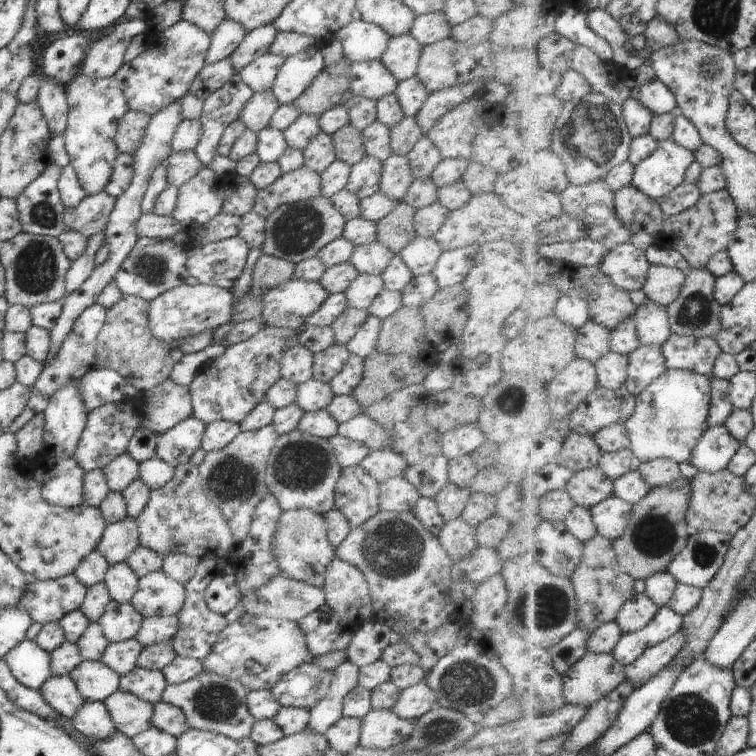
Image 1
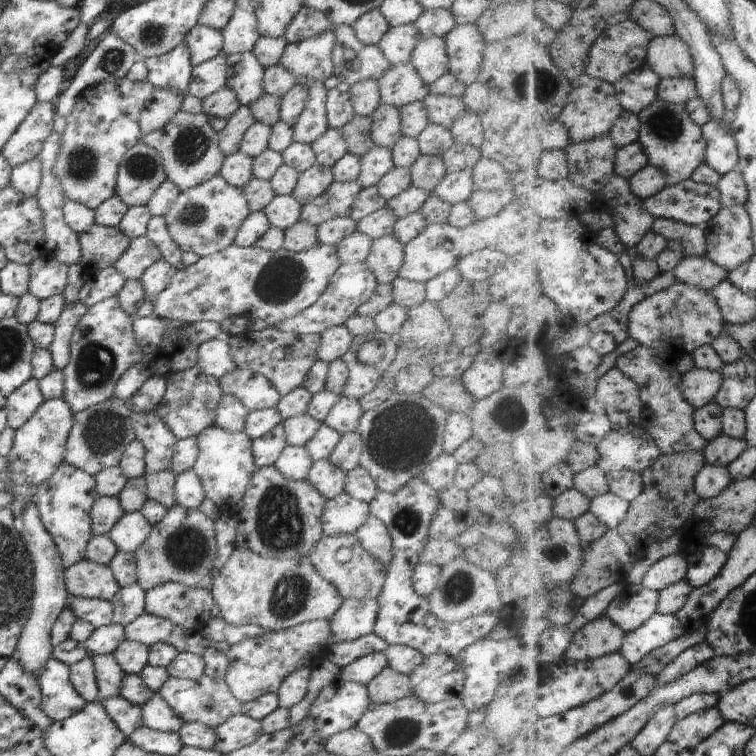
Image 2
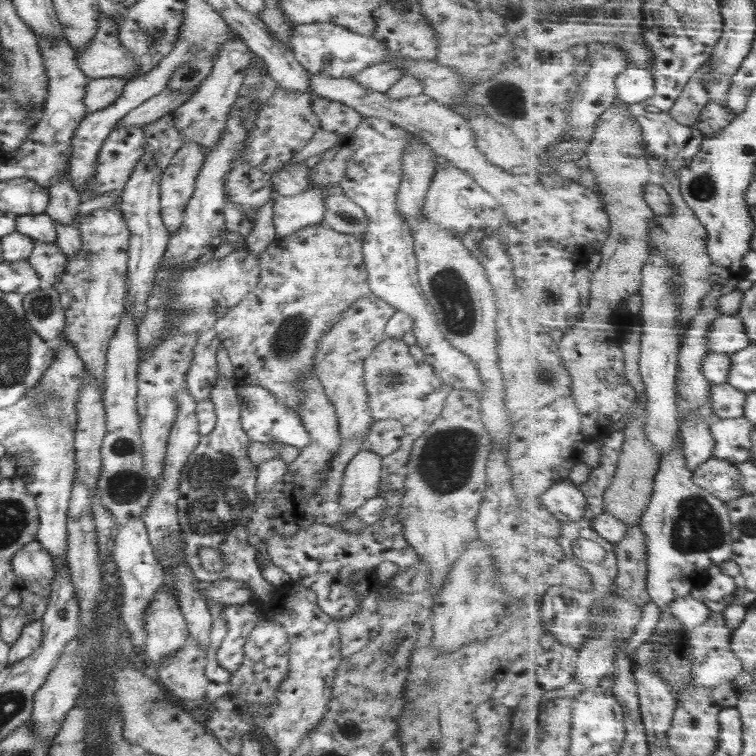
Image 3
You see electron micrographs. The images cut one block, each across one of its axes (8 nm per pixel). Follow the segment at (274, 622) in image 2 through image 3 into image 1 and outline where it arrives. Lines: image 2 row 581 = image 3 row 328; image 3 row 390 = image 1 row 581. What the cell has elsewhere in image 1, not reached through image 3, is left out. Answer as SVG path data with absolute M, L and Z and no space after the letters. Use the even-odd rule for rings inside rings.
M279 575L255 593L242 597L241 602L247 614L298 623L325 605L326 600L322 587Z

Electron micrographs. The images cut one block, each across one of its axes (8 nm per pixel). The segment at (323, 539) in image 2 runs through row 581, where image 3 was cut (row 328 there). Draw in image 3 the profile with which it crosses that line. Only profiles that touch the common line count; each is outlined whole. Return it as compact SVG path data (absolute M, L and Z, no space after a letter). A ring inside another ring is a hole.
M374 293L356 299L334 319L326 333L318 339L313 373L323 384L328 400L334 405L342 439L367 437L372 424L368 396L364 384L364 361L385 335L385 326L397 310Z

